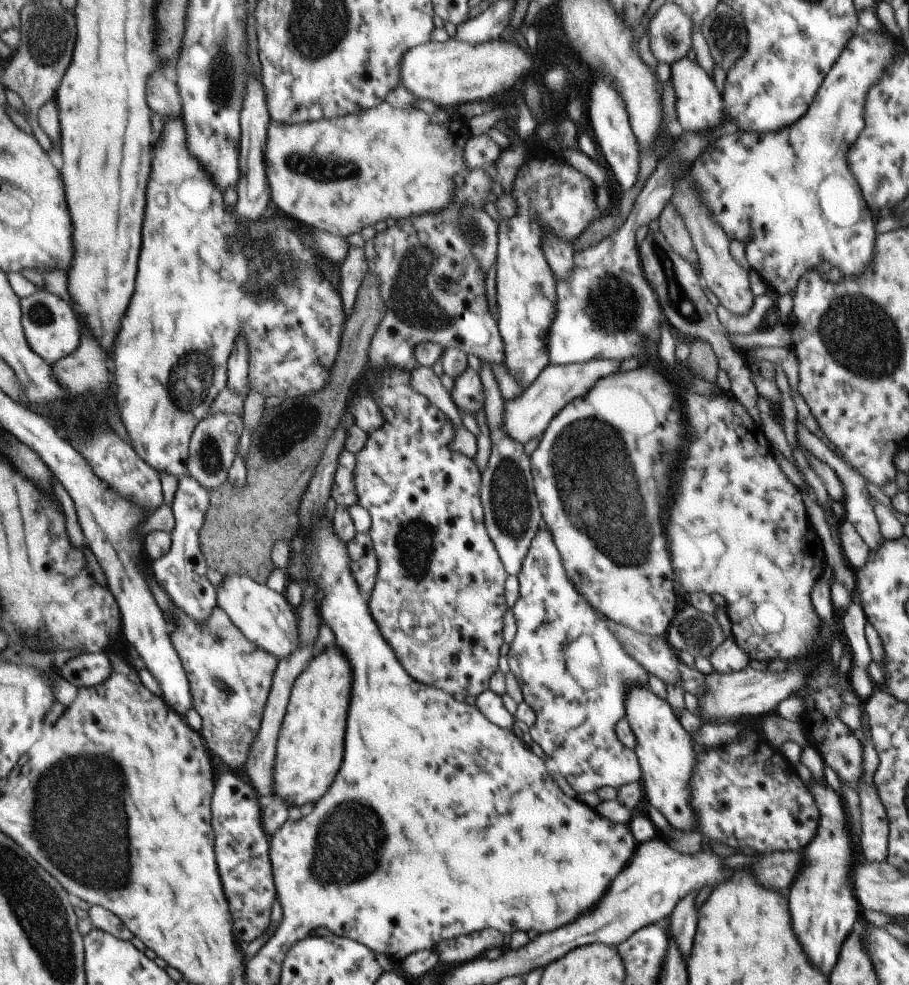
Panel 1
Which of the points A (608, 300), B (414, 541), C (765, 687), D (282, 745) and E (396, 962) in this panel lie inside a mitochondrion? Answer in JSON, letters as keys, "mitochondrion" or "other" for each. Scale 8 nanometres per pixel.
{"A":"mitochondrion","B":"mitochondrion","C":"other","D":"other","E":"other"}

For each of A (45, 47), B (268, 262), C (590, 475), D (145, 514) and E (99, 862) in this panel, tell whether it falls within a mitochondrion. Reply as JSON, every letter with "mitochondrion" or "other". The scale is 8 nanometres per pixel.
{"A":"mitochondrion","B":"mitochondrion","C":"mitochondrion","D":"other","E":"mitochondrion"}

